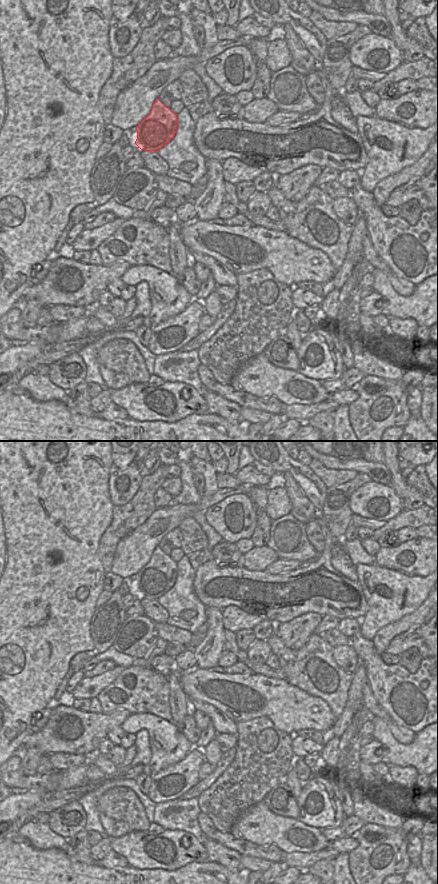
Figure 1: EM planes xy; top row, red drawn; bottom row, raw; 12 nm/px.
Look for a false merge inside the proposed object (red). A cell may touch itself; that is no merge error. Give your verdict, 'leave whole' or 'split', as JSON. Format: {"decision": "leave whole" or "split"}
{"decision": "split"}

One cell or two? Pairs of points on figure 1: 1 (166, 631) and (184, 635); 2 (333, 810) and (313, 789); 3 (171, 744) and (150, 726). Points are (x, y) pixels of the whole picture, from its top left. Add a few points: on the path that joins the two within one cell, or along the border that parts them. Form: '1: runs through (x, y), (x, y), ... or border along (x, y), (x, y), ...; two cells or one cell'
1: runs through (170, 633), (180, 635); one cell
2: runs through (327, 804), (319, 791); one cell
3: runs through (166, 739), (155, 728); one cell

